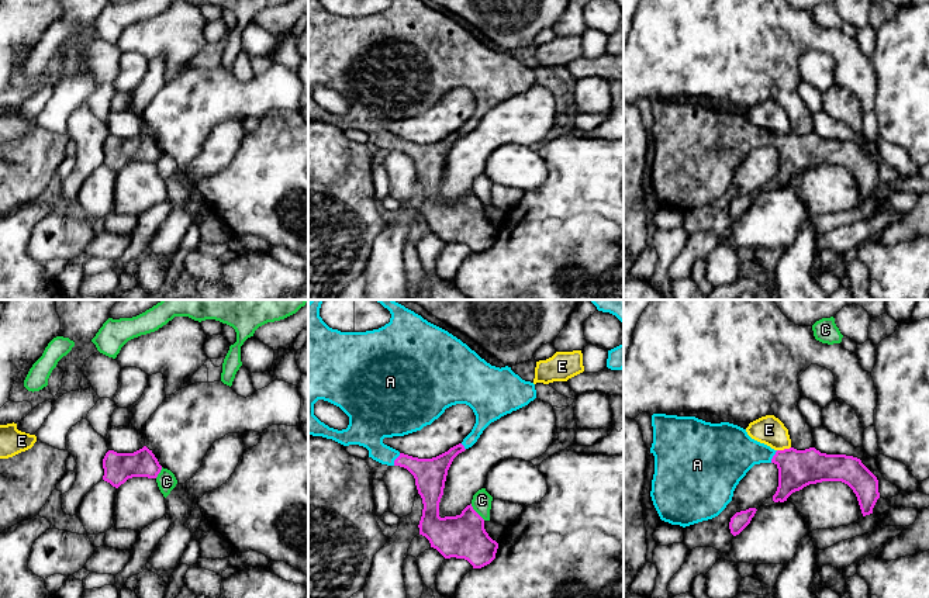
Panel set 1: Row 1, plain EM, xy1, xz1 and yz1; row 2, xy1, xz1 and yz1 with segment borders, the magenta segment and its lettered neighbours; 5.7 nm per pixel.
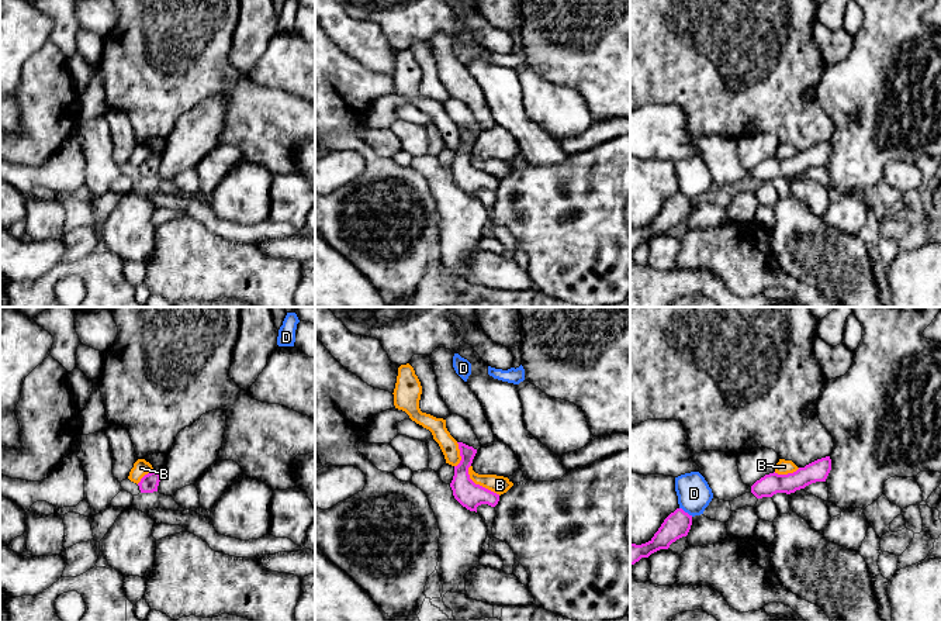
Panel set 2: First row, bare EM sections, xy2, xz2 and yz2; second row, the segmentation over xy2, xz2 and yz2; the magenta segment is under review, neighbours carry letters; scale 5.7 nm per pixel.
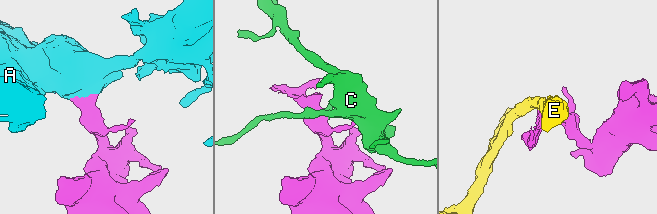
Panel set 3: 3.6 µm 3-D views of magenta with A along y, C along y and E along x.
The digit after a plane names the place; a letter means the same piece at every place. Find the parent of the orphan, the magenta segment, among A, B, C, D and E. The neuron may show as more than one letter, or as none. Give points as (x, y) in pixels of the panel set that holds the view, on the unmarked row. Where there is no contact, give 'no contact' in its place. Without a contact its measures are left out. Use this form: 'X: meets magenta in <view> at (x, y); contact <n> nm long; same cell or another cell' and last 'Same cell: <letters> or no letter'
A: meets magenta in xz1 at (396, 144); contact 80 nm long; same cell
B: meets magenta in xz2 at (478, 169); contact 240 nm long; another cell
C: meets magenta in xz1 at (476, 197); contact 130 nm long; another cell
D: meets magenta in yz2 at (687, 197); contact 90 nm long; another cell
E: meets magenta in yz1 at (784, 134); contact 80 nm long; another cell
Same cell: A

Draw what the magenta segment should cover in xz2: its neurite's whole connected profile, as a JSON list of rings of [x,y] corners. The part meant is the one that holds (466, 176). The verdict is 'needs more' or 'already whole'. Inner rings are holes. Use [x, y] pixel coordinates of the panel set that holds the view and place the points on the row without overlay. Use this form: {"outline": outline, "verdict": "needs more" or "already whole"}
{"outline": [[[457,127],[460,134],[461,145],[454,151],[454,161],[450,168],[454,183],[467,194],[475,196],[481,189],[495,192],[499,186],[499,179],[475,169],[468,159],[468,152],[477,138],[477,134],[463,127]]], "verdict": "already whole"}

